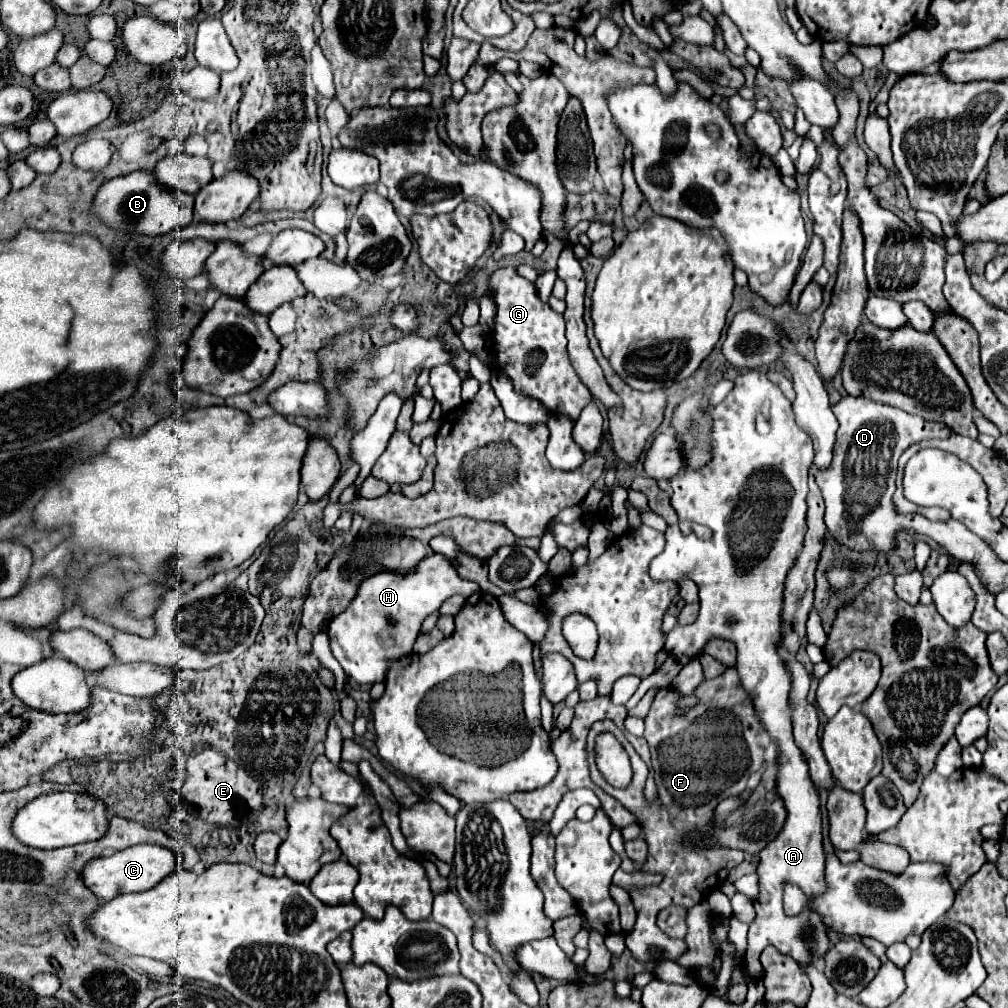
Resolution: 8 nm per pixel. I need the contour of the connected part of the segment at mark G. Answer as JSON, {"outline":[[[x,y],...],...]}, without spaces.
{"outline":[[[512,266],[498,268],[496,272],[490,274],[490,282],[488,282],[486,294],[496,304],[496,318],[494,318],[494,322],[496,322],[496,326],[494,326],[494,368],[504,370],[508,374],[508,378],[512,378],[512,384],[516,386],[516,392],[534,396],[550,412],[566,414],[566,416],[572,416],[572,420],[576,420],[580,416],[580,412],[592,402],[592,394],[580,382],[576,370],[572,368],[572,364],[568,360],[566,336],[564,336],[564,332],[566,332],[564,318],[560,314],[556,314],[548,304],[540,302],[540,298],[536,296],[534,284],[524,280],[522,276],[518,276]]]}

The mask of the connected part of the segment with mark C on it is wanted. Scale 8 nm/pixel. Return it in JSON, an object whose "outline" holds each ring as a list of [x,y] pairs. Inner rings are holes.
{"outline":[[[140,844],[140,846],[130,846],[126,850],[120,850],[112,856],[102,856],[102,858],[92,858],[86,862],[82,868],[82,882],[86,888],[96,894],[96,898],[102,900],[112,900],[116,894],[126,894],[126,892],[144,892],[152,886],[156,886],[162,878],[166,878],[170,872],[178,868],[178,858],[172,854],[172,850],[156,844]]]}

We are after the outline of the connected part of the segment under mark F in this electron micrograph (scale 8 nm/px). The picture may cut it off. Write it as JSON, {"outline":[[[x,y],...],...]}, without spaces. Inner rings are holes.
{"outline":[[[728,668],[722,676],[714,680],[704,680],[696,696],[700,698],[694,710],[688,710],[680,716],[676,710],[676,694],[670,688],[662,688],[656,692],[652,708],[644,718],[646,730],[644,738],[650,744],[652,766],[656,772],[658,784],[658,800],[646,802],[642,796],[649,773],[645,762],[640,758],[633,746],[622,736],[614,722],[602,720],[596,722],[588,734],[588,762],[592,780],[610,796],[620,800],[628,810],[632,810],[640,818],[640,826],[644,830],[644,840],[648,844],[648,860],[640,866],[640,870],[650,874],[660,874],[662,882],[658,886],[644,886],[628,890],[632,904],[636,908],[636,924],[630,932],[626,932],[626,948],[632,956],[646,964],[658,960],[676,960],[686,952],[684,940],[668,938],[658,926],[656,916],[662,908],[668,906],[684,906],[692,908],[702,902],[708,894],[708,884],[722,882],[728,872],[744,860],[742,850],[726,848],[726,846],[700,846],[700,836],[710,834],[716,828],[714,810],[720,800],[726,796],[742,794],[746,788],[746,780],[764,766],[764,752],[770,744],[768,734],[764,734],[764,726],[756,722],[756,712],[752,712],[752,702],[744,688],[740,686],[740,678],[736,678],[736,670]],[[598,734],[614,734],[622,742],[627,751],[634,772],[632,782],[626,788],[610,786],[596,768],[596,736]],[[696,832],[696,844],[688,840],[690,834]],[[650,948],[660,948],[662,954],[654,956]]]}

